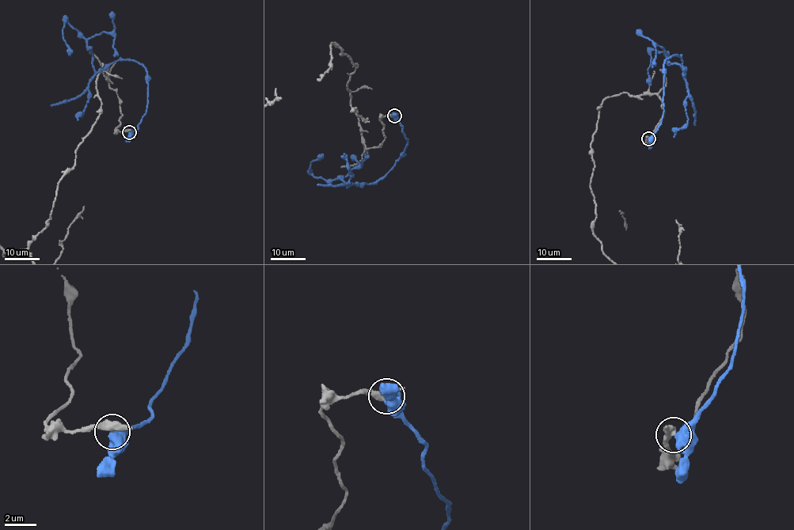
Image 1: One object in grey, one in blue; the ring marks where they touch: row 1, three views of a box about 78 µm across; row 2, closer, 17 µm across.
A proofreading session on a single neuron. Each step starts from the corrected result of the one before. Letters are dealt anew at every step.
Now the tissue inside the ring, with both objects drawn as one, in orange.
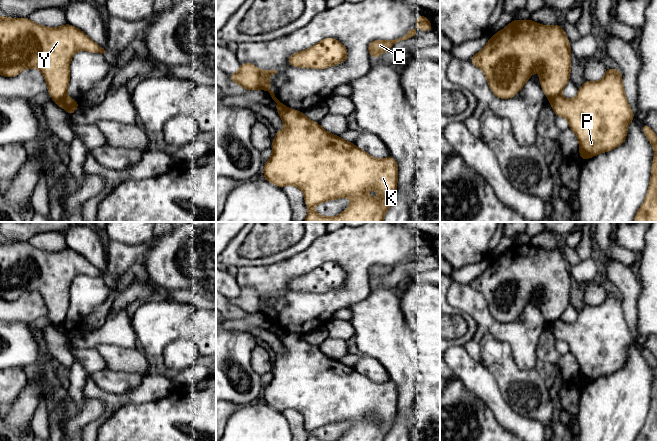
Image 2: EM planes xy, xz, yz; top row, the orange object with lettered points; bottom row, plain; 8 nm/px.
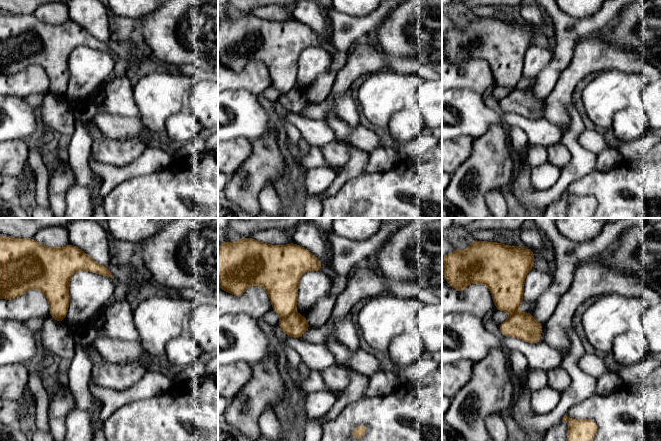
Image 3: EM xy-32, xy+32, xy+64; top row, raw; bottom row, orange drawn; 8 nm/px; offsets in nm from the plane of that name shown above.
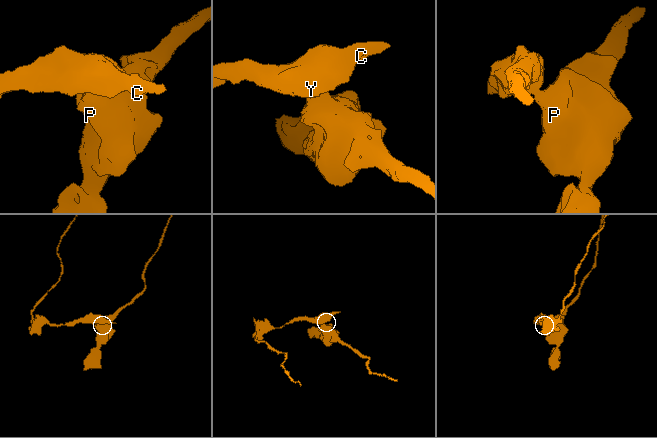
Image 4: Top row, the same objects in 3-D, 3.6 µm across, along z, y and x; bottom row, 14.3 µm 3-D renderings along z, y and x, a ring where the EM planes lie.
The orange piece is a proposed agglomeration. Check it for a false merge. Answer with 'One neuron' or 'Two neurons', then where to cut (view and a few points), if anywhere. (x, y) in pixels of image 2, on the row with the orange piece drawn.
Two neurons. Split along xy (65, 95), (55, 101)

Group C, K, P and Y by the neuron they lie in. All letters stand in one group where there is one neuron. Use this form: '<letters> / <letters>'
C Y / K P

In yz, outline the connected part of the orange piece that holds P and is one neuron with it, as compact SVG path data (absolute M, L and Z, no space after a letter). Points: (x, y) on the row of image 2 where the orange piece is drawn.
M608 68L600 81L586 80L574 99L566 99L559 94L549 103L556 116L569 121L569 128L579 140L579 156L582 160L609 152L621 145L626 139L629 123L634 120L634 112L623 89L622 73L613 68Z

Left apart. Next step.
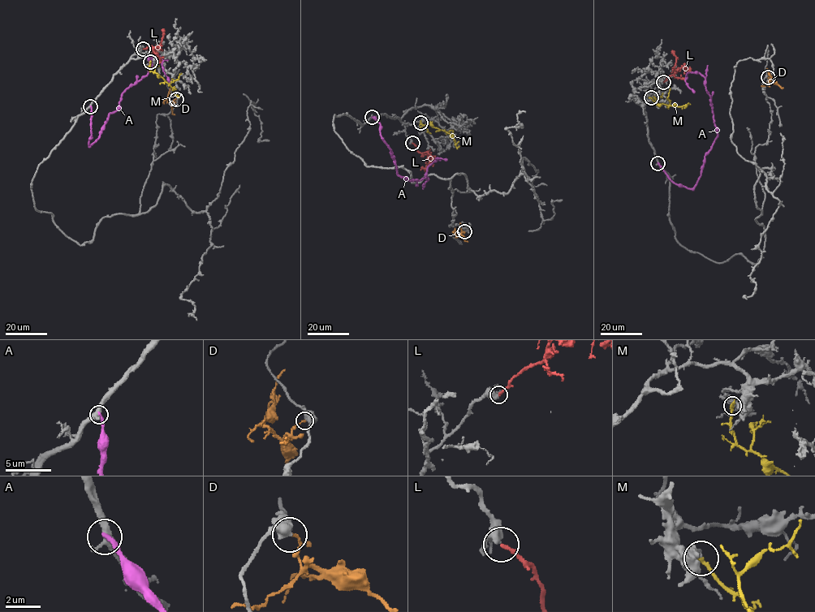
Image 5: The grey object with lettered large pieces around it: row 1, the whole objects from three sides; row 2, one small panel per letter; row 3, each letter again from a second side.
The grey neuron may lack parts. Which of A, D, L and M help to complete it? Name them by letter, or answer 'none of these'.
L

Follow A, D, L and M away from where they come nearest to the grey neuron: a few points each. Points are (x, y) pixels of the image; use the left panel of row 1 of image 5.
A: (90, 106), (88, 145), (98, 138), (108, 114), (116, 110), (122, 93), (147, 74), (154, 53), (169, 82)
D: (176, 98), (170, 102), (166, 100), (171, 88)
L: (143, 49), (157, 47), (160, 45), (163, 28)
M: (150, 62), (152, 71), (163, 78), (175, 94), (180, 94)

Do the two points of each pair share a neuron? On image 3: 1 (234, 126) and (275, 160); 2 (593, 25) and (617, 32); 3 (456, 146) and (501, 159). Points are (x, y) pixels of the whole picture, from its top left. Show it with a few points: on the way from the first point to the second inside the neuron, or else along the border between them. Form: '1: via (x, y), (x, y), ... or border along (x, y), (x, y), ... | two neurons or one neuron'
1: border along (267, 129), (251, 141) | two neurons
2: border along (621, 10), (605, 28) | two neurons
3: border along (474, 139), (472, 153), (457, 169) | two neurons

